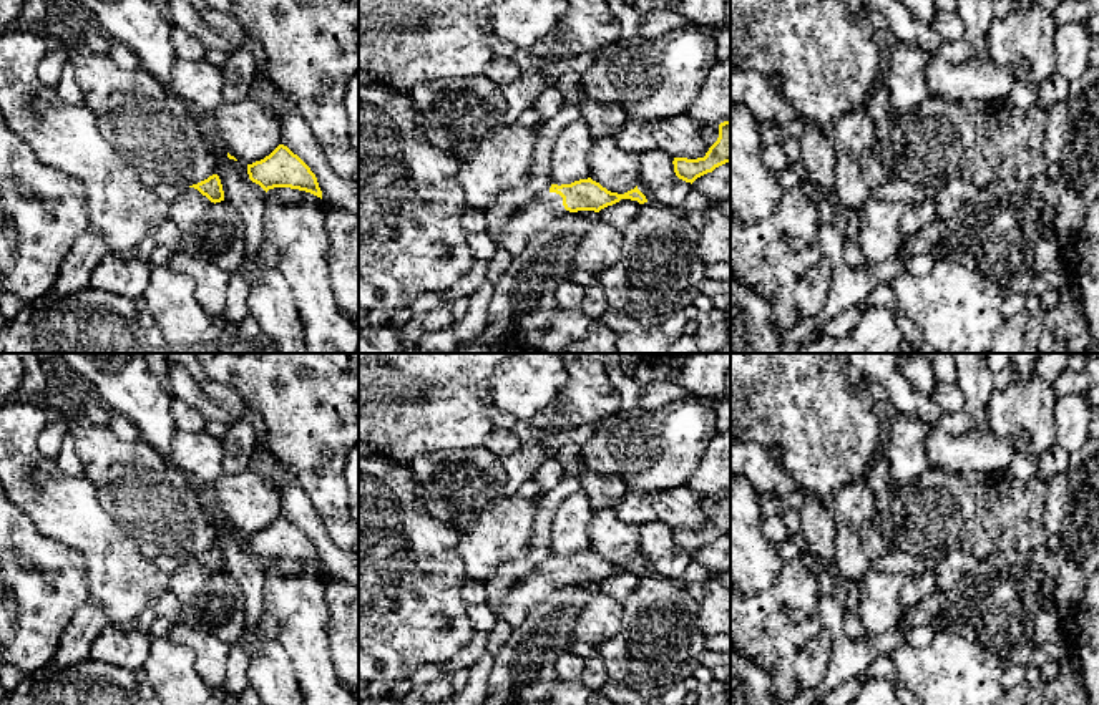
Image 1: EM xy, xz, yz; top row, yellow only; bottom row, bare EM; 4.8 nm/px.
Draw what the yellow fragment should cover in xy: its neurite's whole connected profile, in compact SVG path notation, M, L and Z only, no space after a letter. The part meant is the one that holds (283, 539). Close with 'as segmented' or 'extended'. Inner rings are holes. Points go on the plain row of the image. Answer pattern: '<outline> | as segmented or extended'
M279 516L269 528L247 536L249 551L266 564L274 559L291 559L322 571L315 546L287 518Z | as segmented

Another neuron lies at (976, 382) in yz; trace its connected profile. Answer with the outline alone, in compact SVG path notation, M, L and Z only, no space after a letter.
M953 353L958 385L965 395L963 413L971 416L976 431L993 431L988 418L988 400L994 390L994 375L988 368L986 353Z

